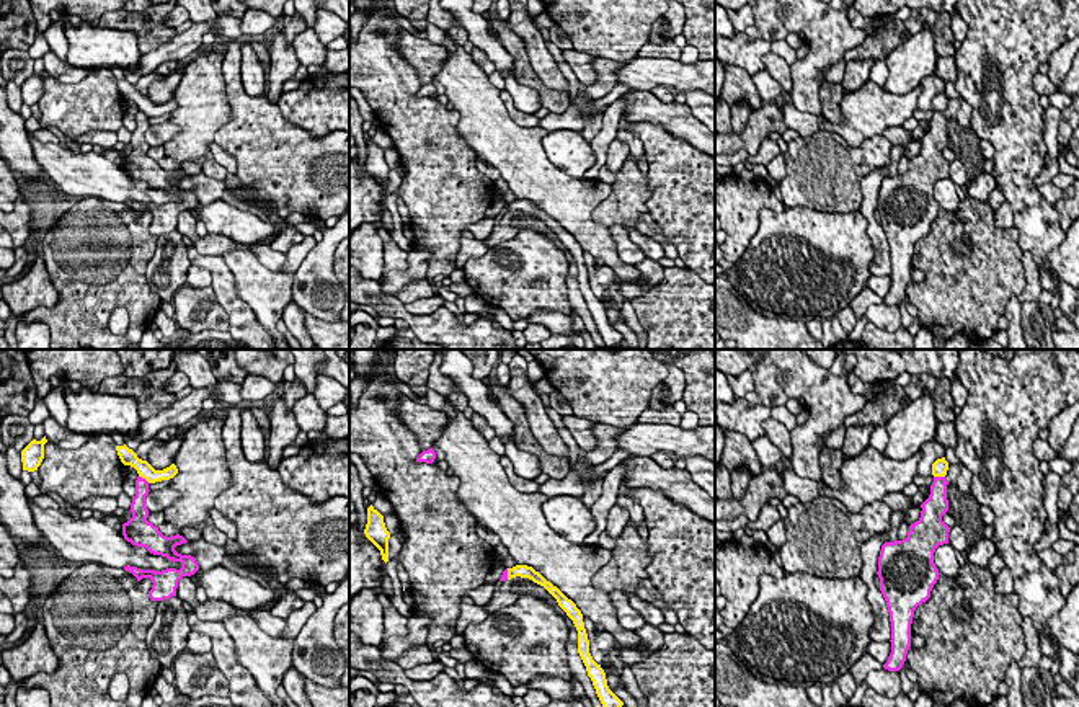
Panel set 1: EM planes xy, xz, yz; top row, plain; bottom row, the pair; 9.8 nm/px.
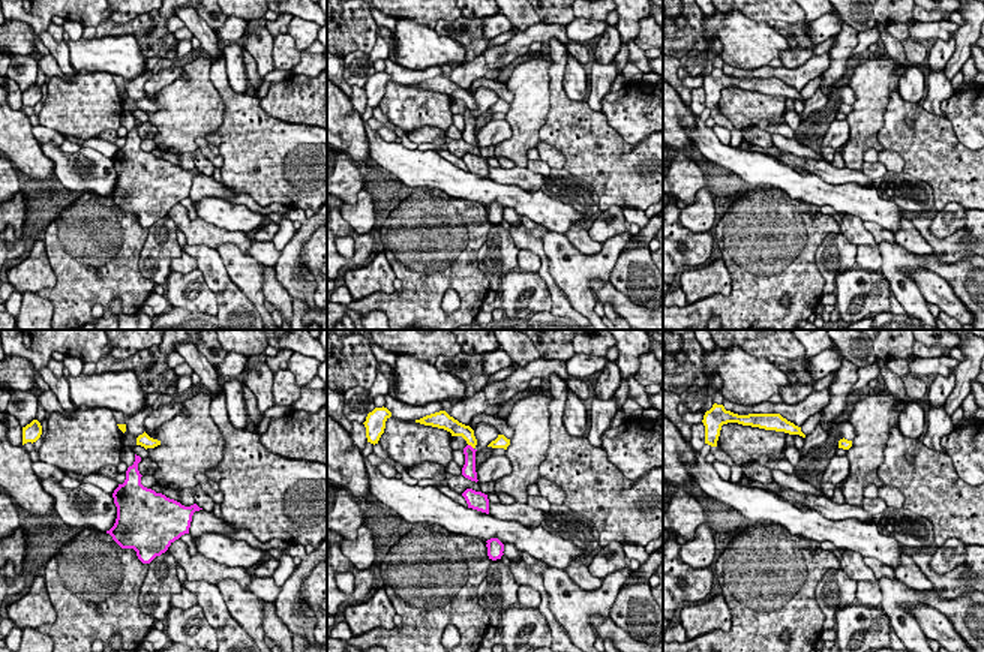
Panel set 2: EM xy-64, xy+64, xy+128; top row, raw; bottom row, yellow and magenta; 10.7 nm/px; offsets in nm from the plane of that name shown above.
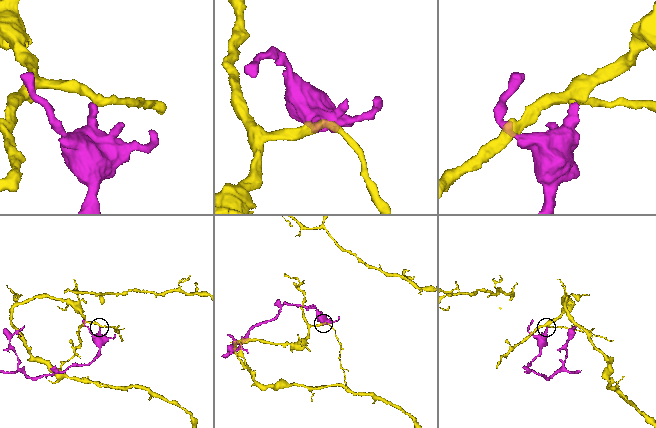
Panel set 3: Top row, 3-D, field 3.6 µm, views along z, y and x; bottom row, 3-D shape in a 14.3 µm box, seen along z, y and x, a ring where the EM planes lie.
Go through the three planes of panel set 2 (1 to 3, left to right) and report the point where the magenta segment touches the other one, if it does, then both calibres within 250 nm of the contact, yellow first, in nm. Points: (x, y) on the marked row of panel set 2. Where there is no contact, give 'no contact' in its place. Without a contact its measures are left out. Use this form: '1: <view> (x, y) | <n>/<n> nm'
1: no contact
2: xy+64 (471, 445) | 160/130 nm
3: no contact

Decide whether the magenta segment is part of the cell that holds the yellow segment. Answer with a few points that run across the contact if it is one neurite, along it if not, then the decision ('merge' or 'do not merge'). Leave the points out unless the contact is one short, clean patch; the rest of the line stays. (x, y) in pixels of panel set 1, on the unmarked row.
line yz (934, 110), (944, 111); do not merge

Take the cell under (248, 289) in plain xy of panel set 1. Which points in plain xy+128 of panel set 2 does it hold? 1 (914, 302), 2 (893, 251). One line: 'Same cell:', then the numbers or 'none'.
Same cell: 1, 2

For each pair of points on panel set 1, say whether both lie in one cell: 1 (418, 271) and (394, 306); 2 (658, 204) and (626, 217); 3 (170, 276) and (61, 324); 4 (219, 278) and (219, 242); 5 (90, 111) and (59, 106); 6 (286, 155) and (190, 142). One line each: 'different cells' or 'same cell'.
1: different cells
2: different cells
3: different cells
4: different cells
5: same cell
6: different cells

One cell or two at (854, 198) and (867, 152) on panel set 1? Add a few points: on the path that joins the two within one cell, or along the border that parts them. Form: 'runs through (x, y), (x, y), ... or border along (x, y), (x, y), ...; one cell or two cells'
runs through (848, 185), (848, 165), (854, 159); one cell

